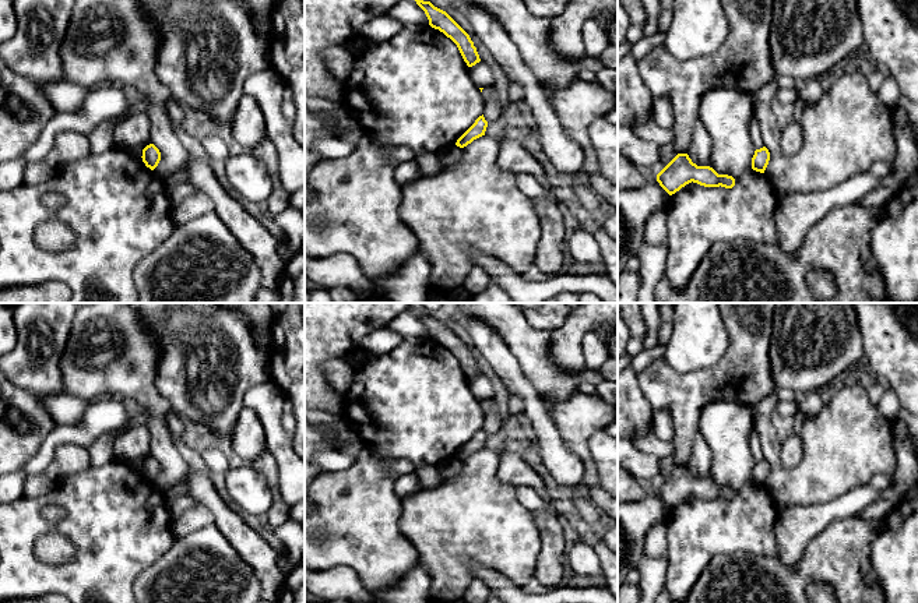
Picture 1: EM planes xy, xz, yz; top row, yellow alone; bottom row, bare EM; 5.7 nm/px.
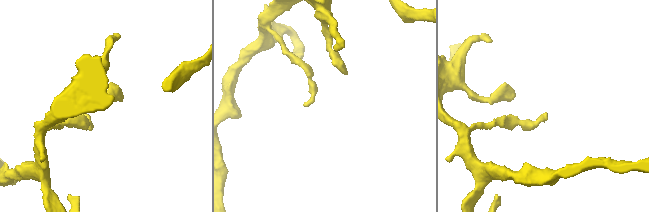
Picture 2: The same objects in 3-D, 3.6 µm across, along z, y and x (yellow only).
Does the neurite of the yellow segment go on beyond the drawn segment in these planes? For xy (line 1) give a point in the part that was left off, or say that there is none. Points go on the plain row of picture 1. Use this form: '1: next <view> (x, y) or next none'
1: next none

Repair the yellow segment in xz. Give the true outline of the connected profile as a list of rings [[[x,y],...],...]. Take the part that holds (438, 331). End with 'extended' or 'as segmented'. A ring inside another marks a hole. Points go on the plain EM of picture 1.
[[[409,308],[409,311],[415,313],[425,324],[432,341],[439,342],[457,357],[468,380],[481,374],[469,348],[446,324],[435,320],[430,314],[423,314],[414,308]]]; as segmented

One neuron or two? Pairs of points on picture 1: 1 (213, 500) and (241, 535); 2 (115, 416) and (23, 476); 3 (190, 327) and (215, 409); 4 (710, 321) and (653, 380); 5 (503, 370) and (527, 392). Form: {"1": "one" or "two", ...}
{"1": "one", "2": "one", "3": "one", "4": "two", "5": "one"}

